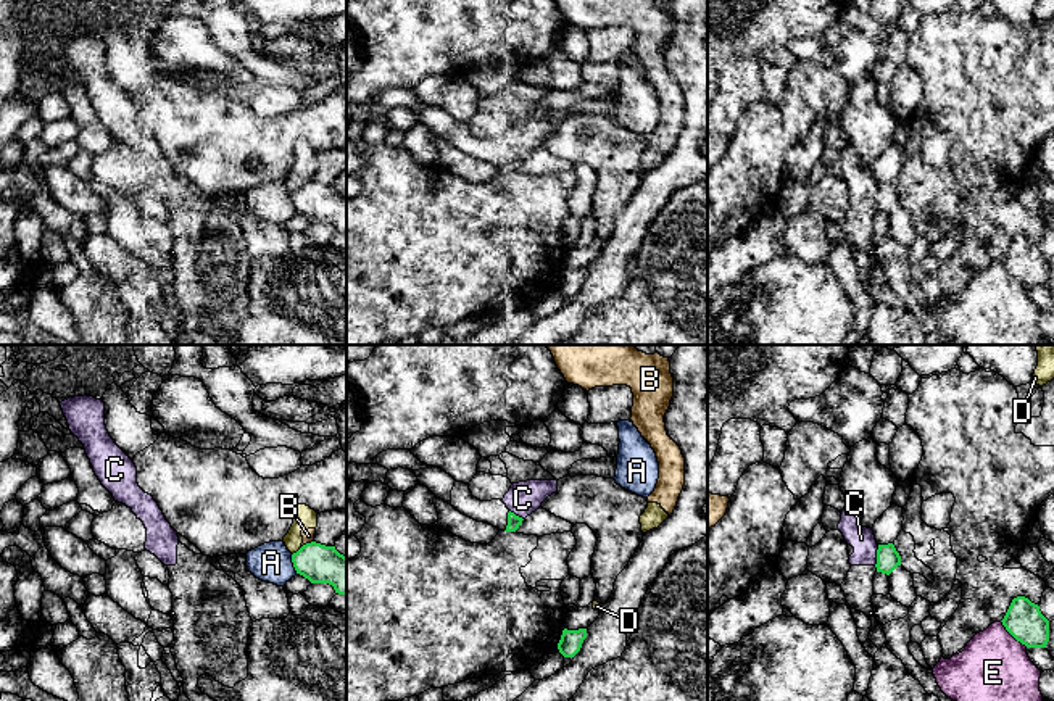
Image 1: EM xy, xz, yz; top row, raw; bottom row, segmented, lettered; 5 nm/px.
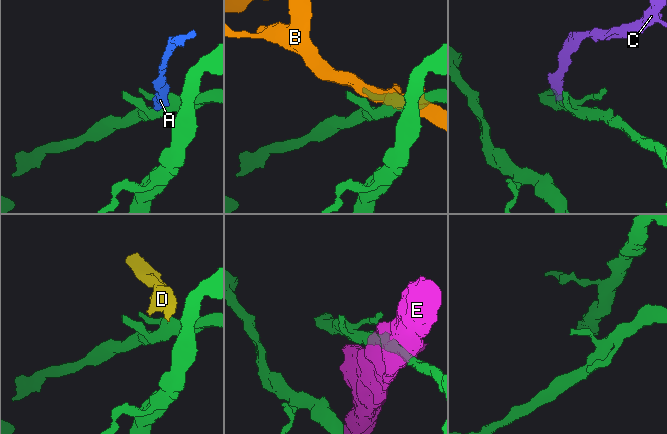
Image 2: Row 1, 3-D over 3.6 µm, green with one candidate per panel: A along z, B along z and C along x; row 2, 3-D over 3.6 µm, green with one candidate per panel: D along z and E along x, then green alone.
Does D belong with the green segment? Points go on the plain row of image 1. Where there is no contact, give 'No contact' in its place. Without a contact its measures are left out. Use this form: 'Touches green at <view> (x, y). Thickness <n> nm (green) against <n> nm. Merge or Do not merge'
Touches green at xy (298, 189). Thickness 190 nm (green) against 120 nm. Do not merge

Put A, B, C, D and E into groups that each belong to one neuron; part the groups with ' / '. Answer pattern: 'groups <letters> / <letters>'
groups A / B D / C / E

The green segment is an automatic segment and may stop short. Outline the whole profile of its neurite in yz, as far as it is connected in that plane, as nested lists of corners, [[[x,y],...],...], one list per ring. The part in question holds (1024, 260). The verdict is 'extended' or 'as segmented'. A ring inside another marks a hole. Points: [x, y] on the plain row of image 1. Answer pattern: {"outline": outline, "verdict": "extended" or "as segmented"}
{"outline": [[[1025,235],[1012,239],[1001,261],[1027,287],[1046,287],[1049,280],[1049,259],[1041,253],[1039,245]]], "verdict": "as segmented"}

